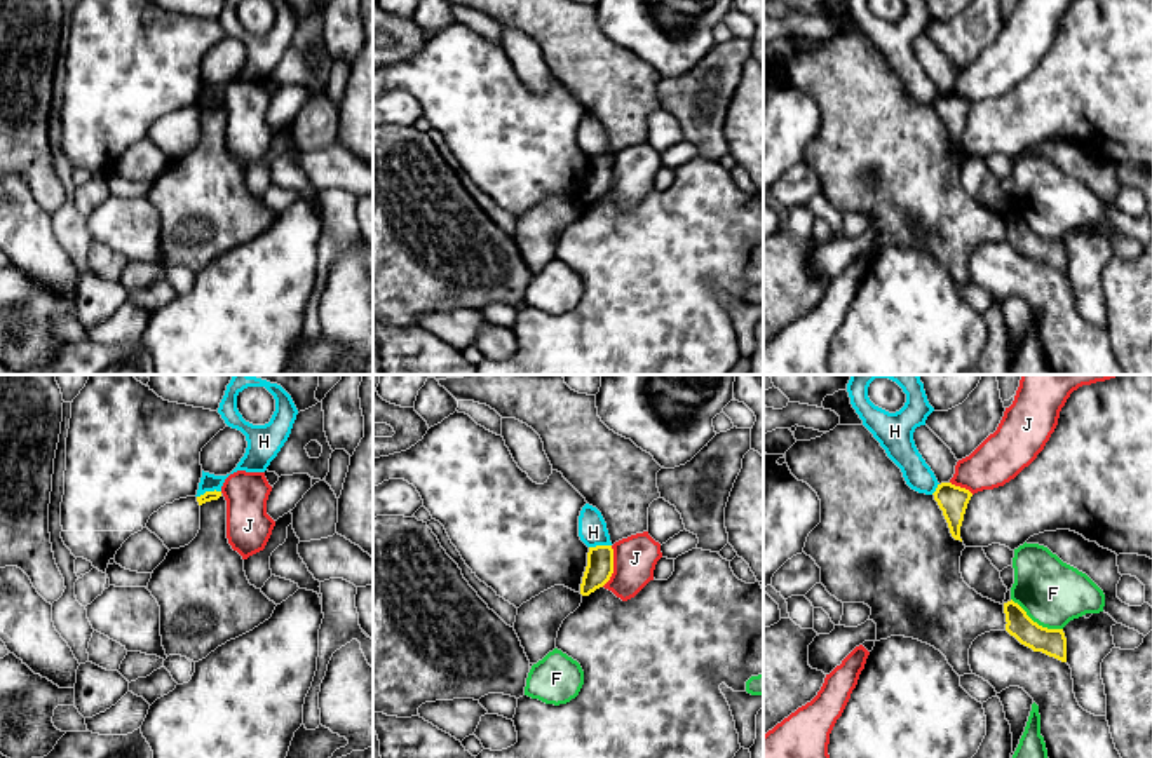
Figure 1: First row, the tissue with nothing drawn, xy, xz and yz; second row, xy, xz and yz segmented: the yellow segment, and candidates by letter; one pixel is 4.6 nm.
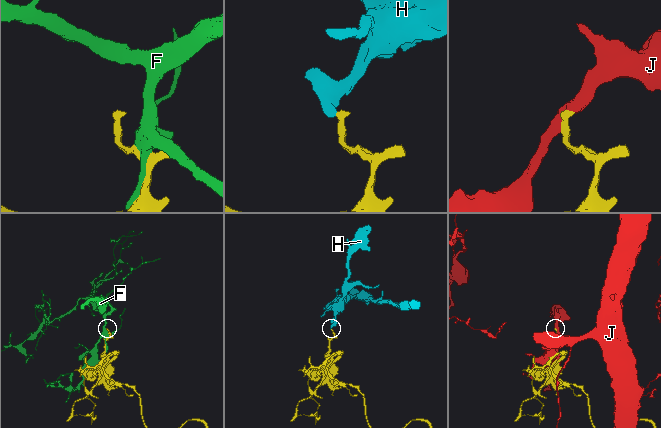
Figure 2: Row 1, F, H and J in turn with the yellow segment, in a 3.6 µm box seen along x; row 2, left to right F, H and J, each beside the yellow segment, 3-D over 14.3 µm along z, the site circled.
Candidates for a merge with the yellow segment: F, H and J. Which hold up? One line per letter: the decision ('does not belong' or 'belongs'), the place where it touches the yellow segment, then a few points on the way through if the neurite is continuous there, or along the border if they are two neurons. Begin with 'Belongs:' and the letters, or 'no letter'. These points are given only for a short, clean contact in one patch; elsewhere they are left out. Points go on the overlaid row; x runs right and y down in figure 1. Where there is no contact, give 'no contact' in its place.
Belongs: no letter
F: does not belong; meets yellow in yz at (1036, 622)
H: does not belong; meets yellow in xy at (208, 492); border along xy (220, 490), (206, 490), (197, 497)
J: does not belong; meets yellow in xz at (612, 567)

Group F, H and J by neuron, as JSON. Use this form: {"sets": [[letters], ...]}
{"sets": [["F"], ["H"], ["J"]]}

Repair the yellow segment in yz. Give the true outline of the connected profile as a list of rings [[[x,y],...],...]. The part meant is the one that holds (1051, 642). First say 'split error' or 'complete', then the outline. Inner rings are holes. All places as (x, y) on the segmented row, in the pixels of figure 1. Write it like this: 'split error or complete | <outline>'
complete | [[[1013,599],[1004,603],[1006,631],[1033,652],[1042,652],[1067,662],[1067,638],[1063,629],[1047,629],[1033,622]]]

